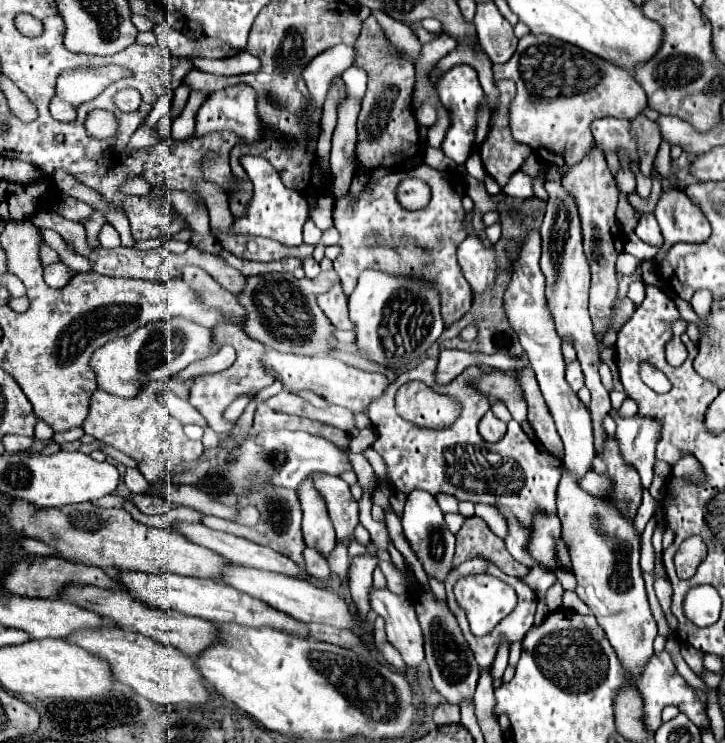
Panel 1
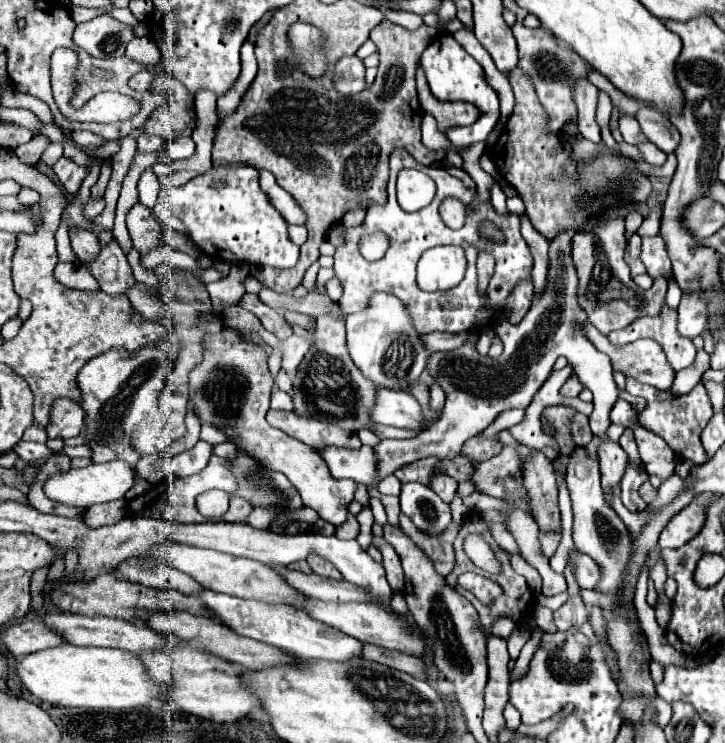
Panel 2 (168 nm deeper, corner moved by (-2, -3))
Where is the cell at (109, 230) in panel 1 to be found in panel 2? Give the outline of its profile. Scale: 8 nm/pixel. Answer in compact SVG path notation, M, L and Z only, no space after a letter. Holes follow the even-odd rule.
M114 238L102 248L102 254L88 264L88 268L106 294L126 294L126 288L134 284L132 268Z

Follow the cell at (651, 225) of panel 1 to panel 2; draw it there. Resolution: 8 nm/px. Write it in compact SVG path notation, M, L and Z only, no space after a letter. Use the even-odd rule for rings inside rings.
M660 234L642 238L642 262L652 278L670 274L670 258Z

